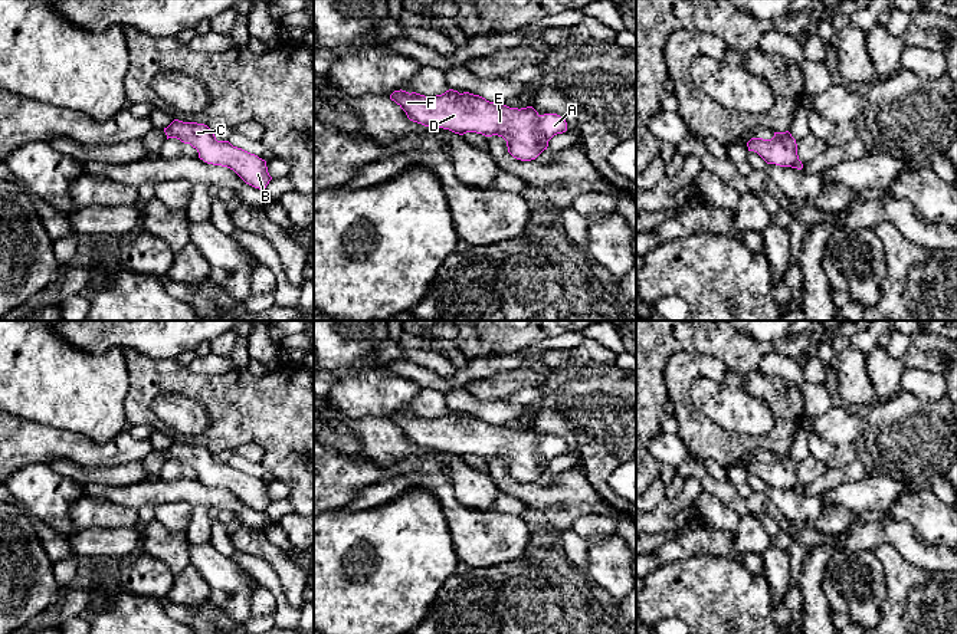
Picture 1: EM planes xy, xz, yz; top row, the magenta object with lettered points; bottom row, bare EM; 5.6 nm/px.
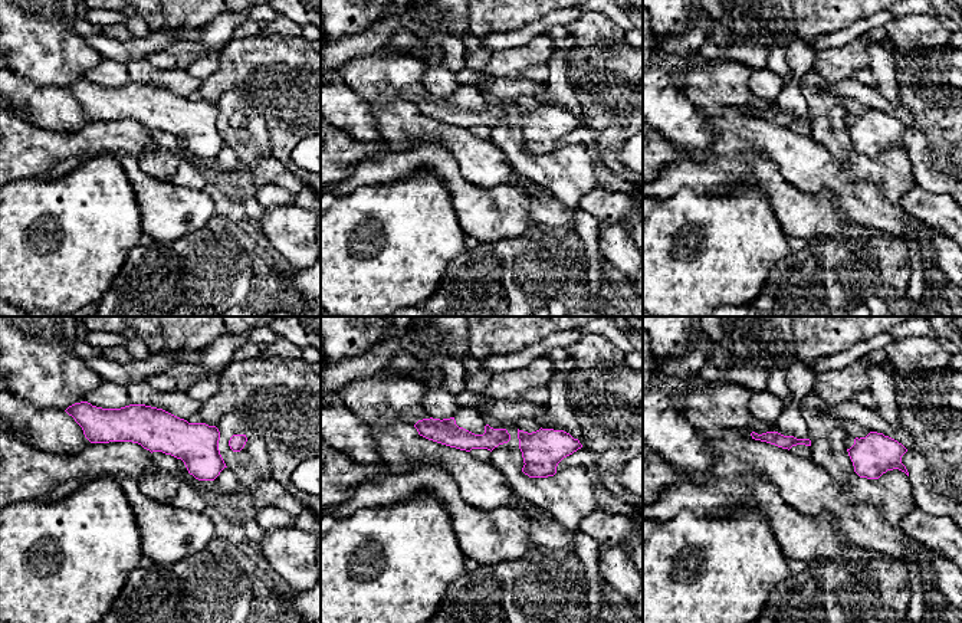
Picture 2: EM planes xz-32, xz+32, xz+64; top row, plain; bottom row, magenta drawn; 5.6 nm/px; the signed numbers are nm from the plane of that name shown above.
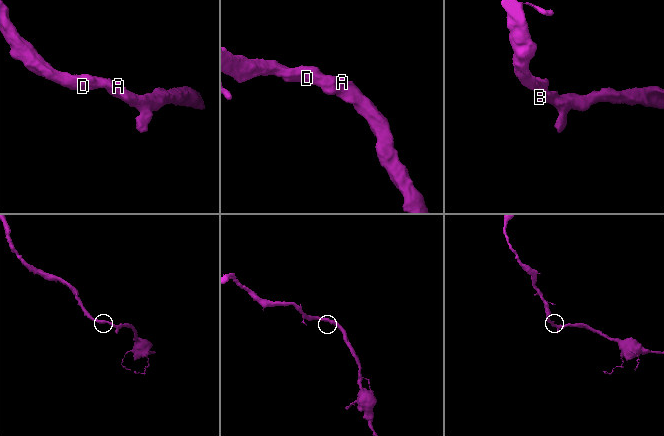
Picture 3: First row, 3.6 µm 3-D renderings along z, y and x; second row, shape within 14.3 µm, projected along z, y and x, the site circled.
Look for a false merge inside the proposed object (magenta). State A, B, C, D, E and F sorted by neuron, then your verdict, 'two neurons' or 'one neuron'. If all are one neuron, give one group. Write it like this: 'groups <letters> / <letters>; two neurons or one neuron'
groups A B C D E F; one neuron

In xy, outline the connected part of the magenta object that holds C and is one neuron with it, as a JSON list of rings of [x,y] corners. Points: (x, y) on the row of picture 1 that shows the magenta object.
[[[174,119],[164,132],[197,150],[199,158],[207,164],[233,170],[246,184],[263,190],[272,180],[266,161],[229,141],[217,141],[214,132],[204,124]]]

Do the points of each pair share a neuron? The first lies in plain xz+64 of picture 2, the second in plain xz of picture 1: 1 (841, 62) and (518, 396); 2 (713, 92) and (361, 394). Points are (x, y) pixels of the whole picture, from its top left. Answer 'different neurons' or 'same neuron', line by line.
1: different neurons
2: same neuron

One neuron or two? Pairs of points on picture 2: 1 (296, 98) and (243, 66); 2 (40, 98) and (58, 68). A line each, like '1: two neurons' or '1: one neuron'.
1: one neuron
2: two neurons

